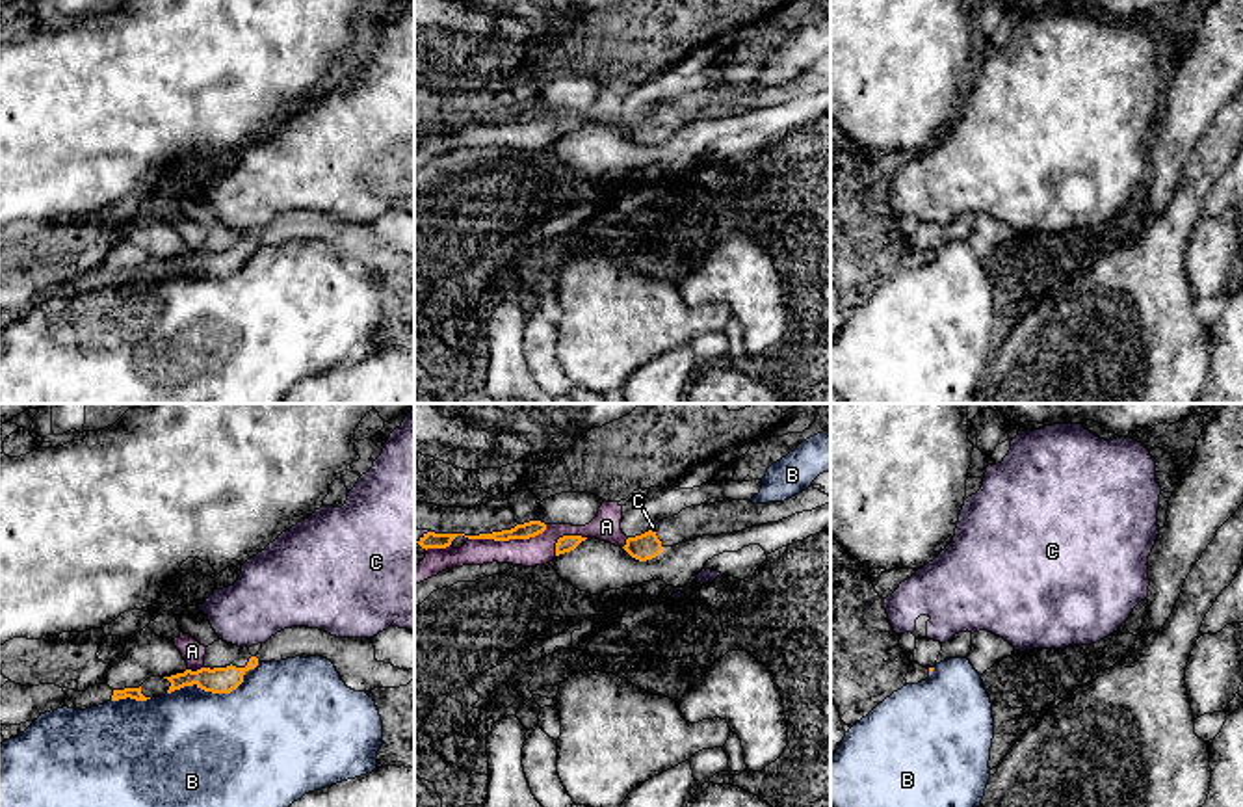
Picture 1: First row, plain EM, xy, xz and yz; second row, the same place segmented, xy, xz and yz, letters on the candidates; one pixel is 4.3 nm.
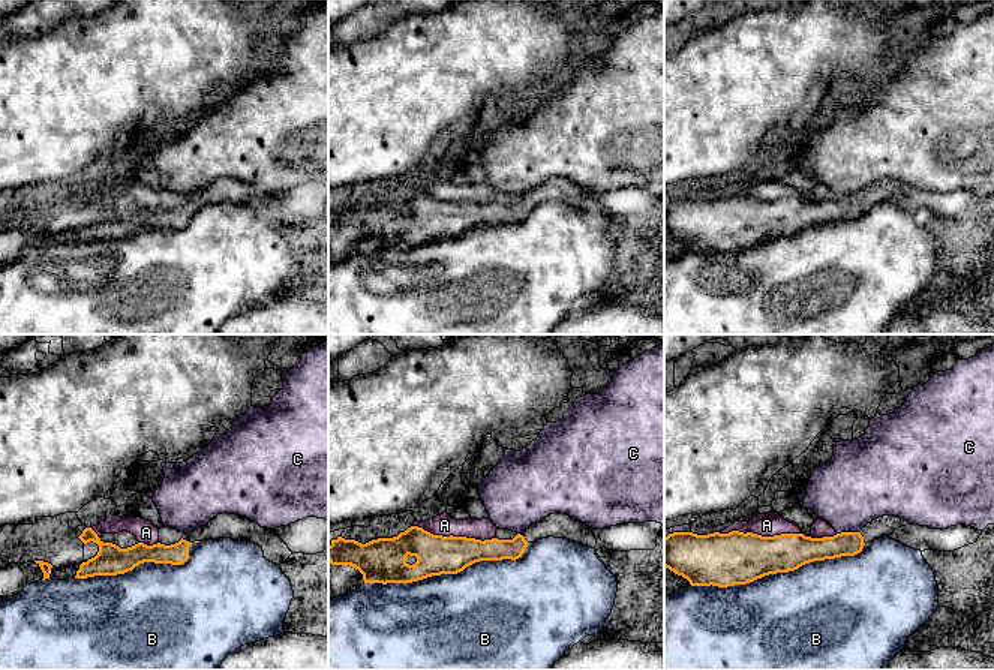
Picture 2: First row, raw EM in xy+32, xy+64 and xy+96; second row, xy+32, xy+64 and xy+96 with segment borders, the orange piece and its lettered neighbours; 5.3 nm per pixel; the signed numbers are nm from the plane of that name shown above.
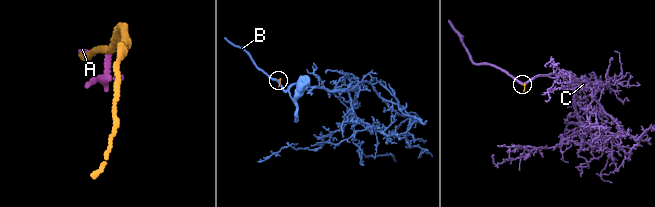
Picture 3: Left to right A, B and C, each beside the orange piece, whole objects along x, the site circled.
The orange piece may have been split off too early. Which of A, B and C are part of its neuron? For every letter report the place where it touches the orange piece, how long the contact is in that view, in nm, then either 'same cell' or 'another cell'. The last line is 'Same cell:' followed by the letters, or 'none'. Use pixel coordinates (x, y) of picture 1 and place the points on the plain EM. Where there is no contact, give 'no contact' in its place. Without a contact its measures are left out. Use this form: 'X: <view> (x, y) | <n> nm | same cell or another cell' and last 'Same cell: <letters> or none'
A: xz (508, 123) | 360 nm | another cell
B: xy (229, 276) | 300 nm | another cell
C: xz (651, 114) | 40 nm | another cell
Same cell: none

